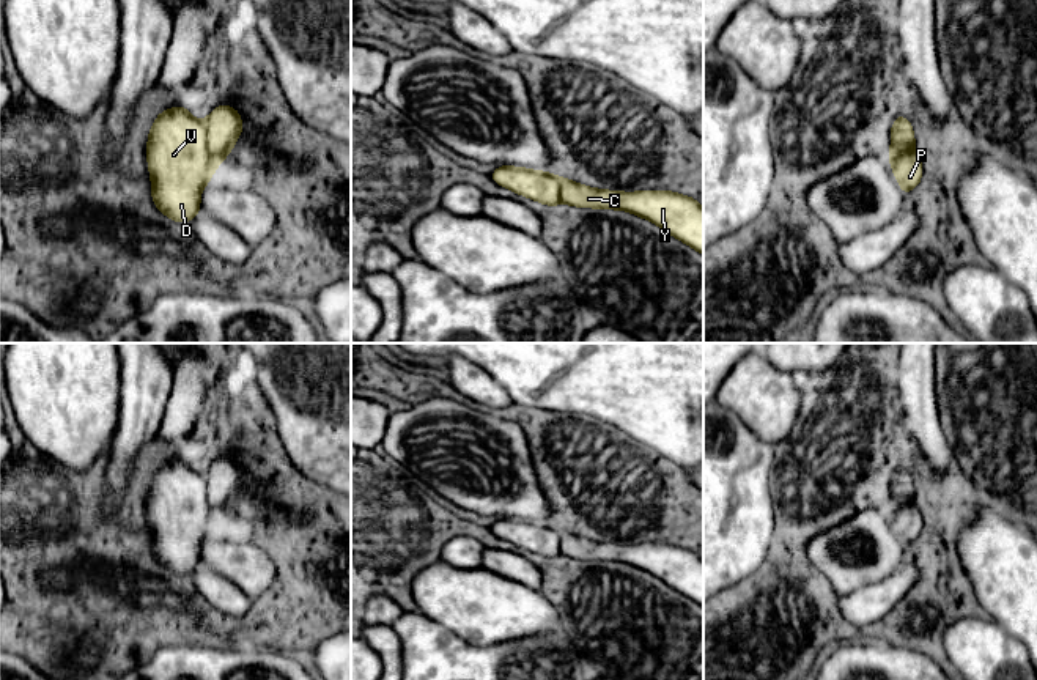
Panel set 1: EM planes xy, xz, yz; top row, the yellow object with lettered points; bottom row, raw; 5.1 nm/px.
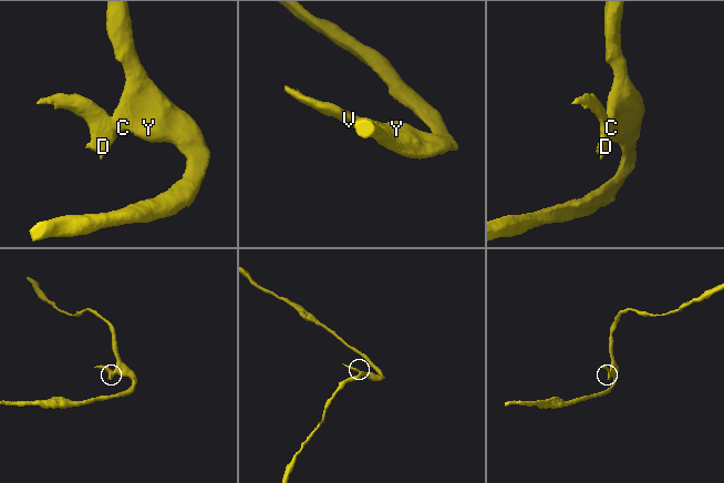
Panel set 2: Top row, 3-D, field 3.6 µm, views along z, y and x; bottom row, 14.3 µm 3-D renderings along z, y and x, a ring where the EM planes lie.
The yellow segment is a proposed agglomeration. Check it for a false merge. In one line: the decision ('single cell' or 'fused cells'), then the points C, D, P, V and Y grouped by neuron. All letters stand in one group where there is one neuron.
fused cells | C Y / D P V

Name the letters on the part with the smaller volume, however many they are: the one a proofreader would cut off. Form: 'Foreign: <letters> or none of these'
Foreign: D, P, V

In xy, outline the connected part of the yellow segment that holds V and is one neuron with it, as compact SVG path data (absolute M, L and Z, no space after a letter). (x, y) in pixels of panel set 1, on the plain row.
M186 458L162 463L148 486L146 512L156 560L176 576L192 575L200 565L201 543L217 523L206 501L205 475L194 471Z

